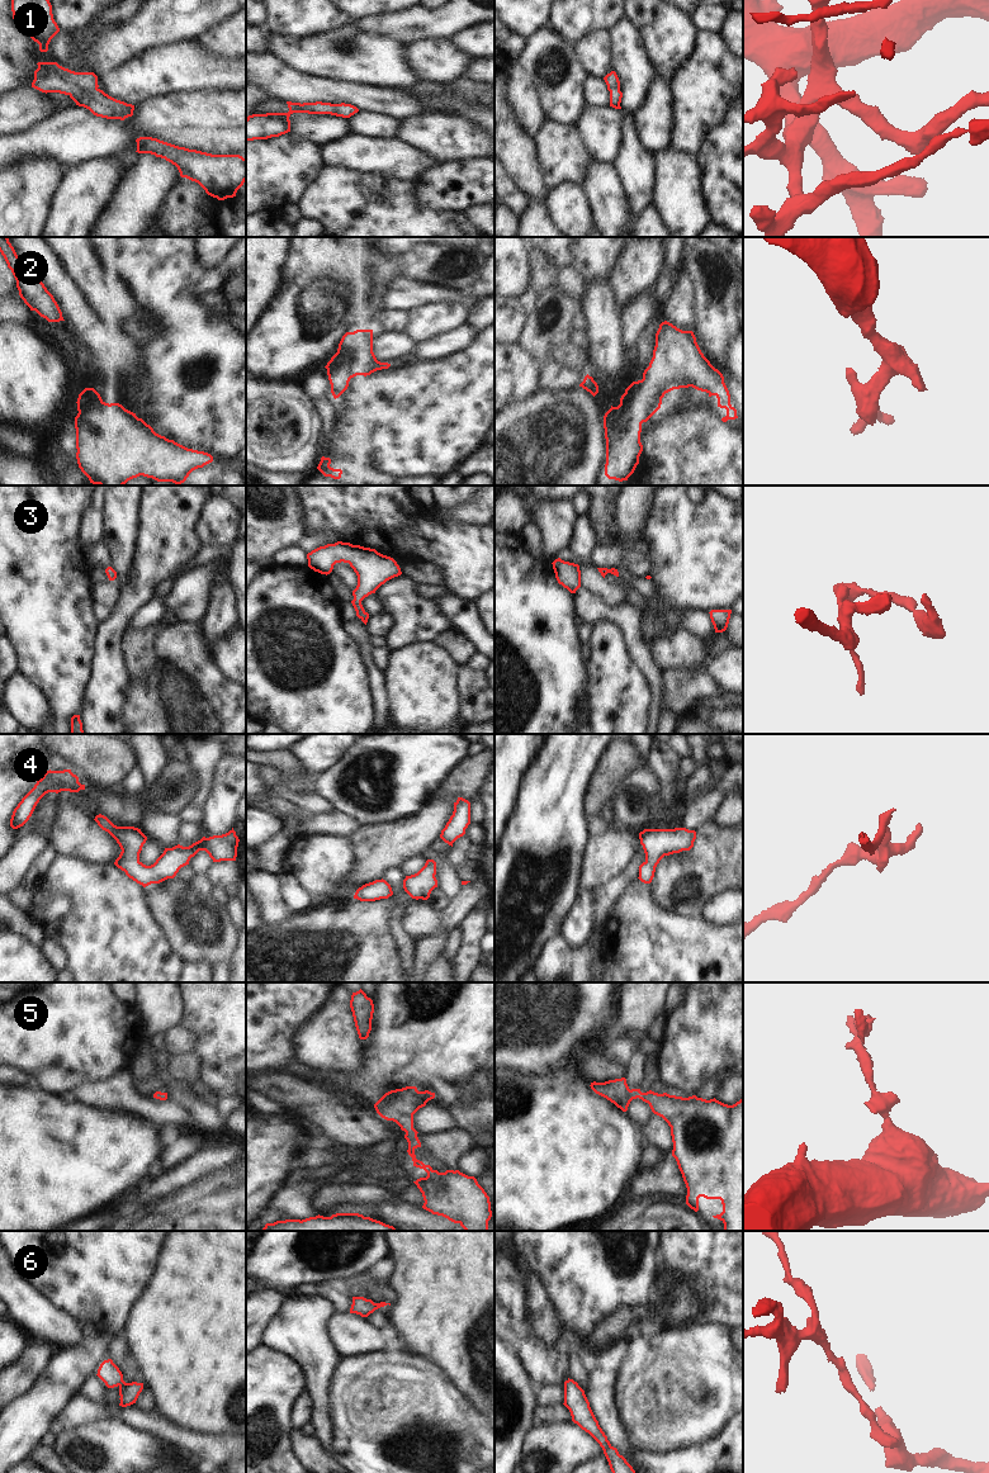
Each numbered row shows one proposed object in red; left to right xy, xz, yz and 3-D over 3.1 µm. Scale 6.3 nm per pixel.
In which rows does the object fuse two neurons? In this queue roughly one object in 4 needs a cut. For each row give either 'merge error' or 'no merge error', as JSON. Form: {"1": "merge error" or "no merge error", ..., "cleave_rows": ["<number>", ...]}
{"1": "no merge error", "2": "no merge error", "3": "no merge error", "4": "no merge error", "5": "no merge error", "6": "no merge error", "cleave_rows": []}

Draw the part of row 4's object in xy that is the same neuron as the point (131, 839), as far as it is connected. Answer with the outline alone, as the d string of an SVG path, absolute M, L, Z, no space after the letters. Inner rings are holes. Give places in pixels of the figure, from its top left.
M101 814L96 815L94 820L117 840L122 849L114 865L143 887L174 878L179 870L189 865L190 858L199 851L205 851L213 862L236 861L237 857L240 839L232 828L222 835L203 837L189 847L178 844L172 848L165 848L153 865L146 866L139 861L139 853L147 840L141 829L117 827Z

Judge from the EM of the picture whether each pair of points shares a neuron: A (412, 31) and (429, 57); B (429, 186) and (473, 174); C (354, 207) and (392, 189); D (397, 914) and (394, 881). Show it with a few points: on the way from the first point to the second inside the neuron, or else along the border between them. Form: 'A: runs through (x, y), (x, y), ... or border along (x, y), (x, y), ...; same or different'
A: border along (446, 36), (422, 37), (407, 43); different
B: runs through (440, 186), (445, 186), (453, 179), (462, 179); same
C: runs through (363, 207), (374, 207), (383, 198); same
D: runs through (401, 906), (401, 895), (397, 889); same

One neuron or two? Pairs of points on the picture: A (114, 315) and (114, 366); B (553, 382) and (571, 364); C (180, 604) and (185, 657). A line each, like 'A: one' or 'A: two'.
A: two
B: one
C: two

